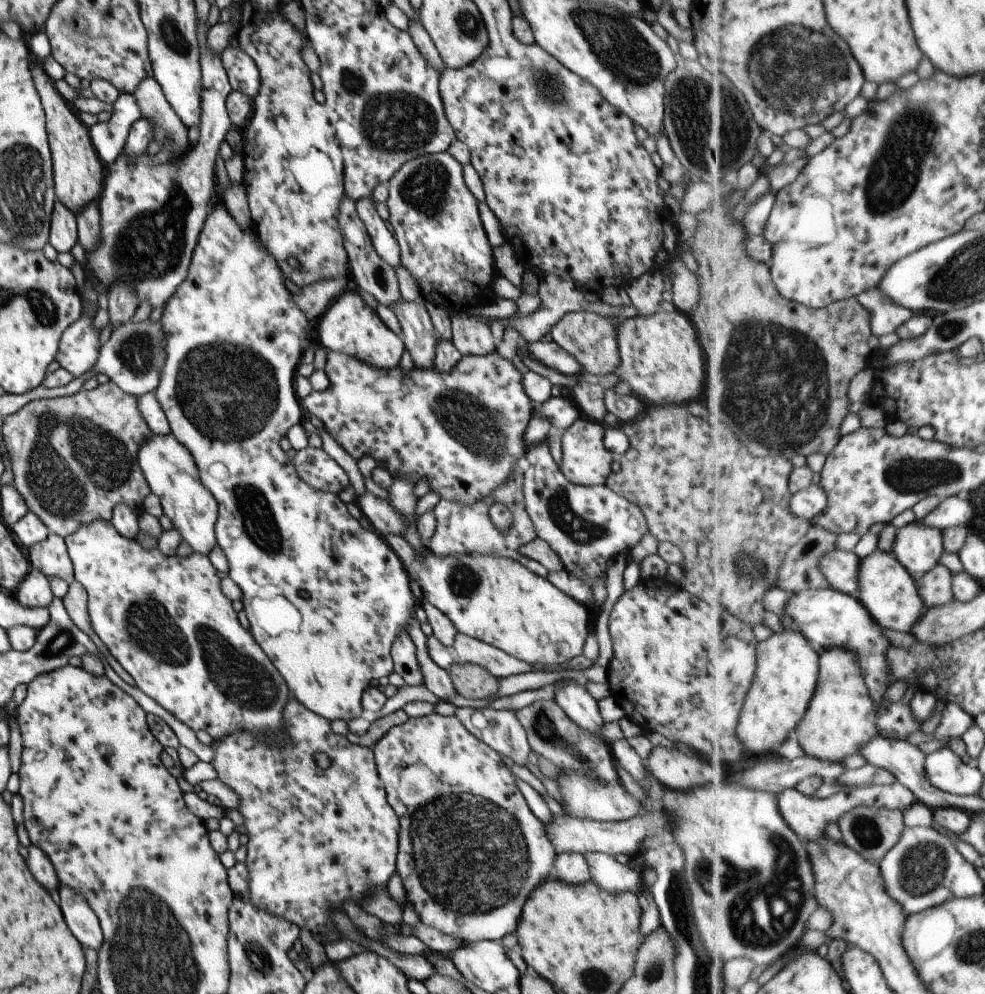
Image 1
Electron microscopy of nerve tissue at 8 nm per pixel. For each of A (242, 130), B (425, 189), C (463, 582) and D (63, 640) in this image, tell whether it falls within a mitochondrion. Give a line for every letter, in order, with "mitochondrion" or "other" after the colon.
A: other
B: mitochondrion
C: mitochondrion
D: mitochondrion

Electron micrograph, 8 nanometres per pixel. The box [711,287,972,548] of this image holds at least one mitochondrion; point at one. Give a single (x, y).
(905, 475)

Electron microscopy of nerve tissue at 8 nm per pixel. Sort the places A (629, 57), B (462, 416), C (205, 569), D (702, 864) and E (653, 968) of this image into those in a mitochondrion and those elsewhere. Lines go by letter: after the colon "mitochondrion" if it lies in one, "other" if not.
A: mitochondrion
B: mitochondrion
C: other
D: mitochondrion
E: mitochondrion

